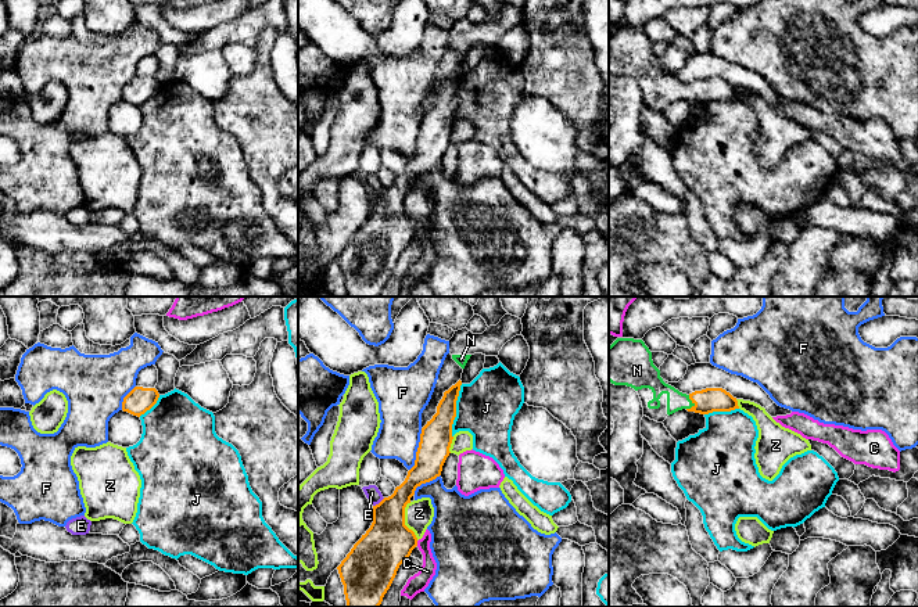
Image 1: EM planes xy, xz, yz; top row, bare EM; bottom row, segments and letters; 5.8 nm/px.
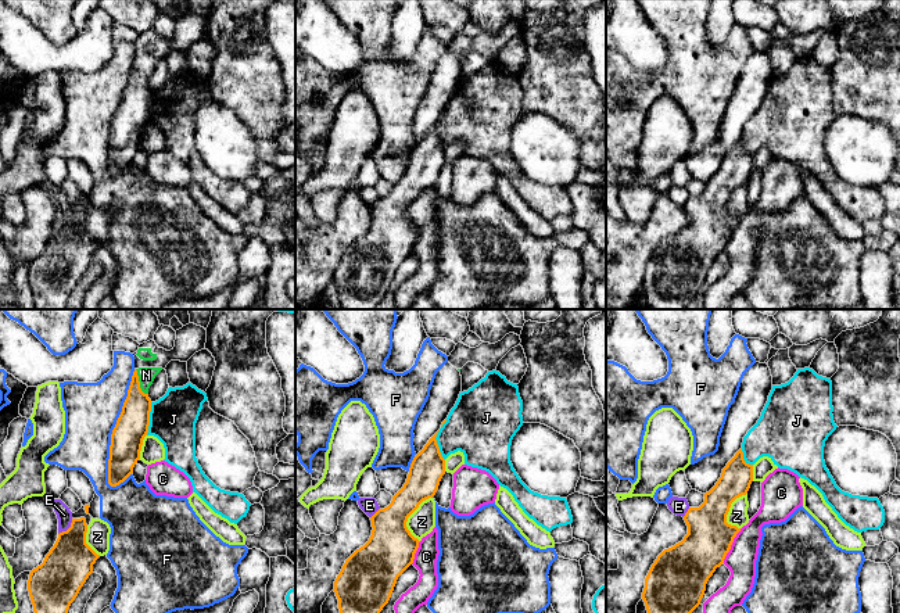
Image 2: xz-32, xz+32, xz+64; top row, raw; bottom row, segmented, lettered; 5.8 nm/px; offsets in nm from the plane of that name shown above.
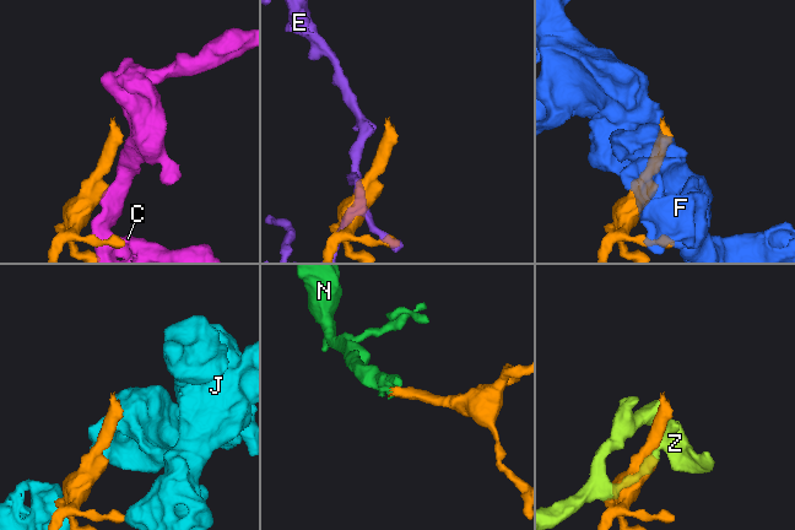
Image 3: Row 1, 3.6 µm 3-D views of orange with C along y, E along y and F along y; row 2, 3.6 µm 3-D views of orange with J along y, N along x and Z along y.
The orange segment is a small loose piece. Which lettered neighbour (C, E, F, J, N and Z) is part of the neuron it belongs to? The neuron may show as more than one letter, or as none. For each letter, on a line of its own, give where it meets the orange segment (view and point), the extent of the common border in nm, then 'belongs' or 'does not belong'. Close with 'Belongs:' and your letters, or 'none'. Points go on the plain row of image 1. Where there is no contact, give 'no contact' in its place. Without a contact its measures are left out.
C: contact xz (416, 233); length 30 nm; does not belong
E: contact xz (380, 191); length 90 nm; does not belong
F: contact xz (418, 139); length 260 nm; does not belong
J: contact xz (455, 100); length 320 nm; does not belong
N: contact yz (692, 92); length 90 nm; belongs
Z: contact xz (404, 211); length 240 nm; does not belong
Belongs: N

